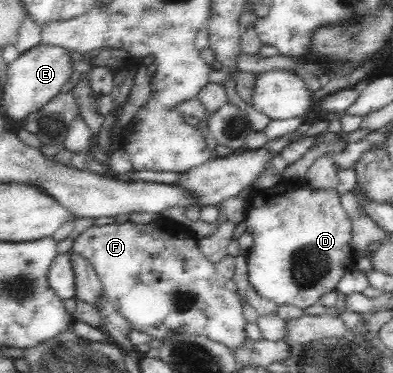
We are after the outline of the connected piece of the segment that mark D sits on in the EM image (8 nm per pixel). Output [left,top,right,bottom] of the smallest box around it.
[245,180,355,309]

